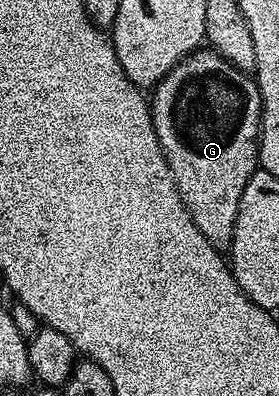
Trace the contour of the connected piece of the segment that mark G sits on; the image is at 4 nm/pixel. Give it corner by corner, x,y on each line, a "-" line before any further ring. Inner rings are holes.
196,50
165,78
155,85
149,96
151,117
161,150
175,179
177,190
189,218
205,234
211,245
219,251
230,249
232,234
237,222
241,194
259,164
259,125
263,119
263,103
259,86
248,73
235,68
214,50

